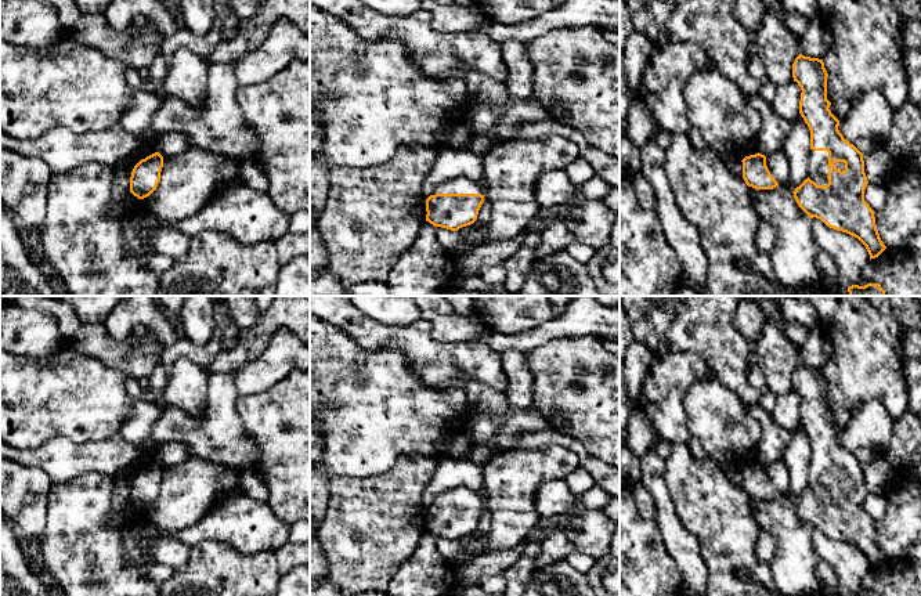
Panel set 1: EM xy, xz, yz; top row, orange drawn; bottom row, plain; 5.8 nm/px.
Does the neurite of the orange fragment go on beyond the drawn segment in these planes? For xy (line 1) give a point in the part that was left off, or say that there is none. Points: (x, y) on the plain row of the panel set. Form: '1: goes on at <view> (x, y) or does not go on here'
1: does not go on here

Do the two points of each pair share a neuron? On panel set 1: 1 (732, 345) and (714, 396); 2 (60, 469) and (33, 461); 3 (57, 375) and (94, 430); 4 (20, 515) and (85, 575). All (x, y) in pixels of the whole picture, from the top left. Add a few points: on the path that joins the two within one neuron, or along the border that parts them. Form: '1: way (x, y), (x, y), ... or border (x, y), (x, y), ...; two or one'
1: border (717, 376), (743, 403); two
2: way (53, 462), (40, 461); one
3: way (71, 389), (94, 412), (94, 416); one
4: border (47, 502), (47, 523), (38, 539); two

